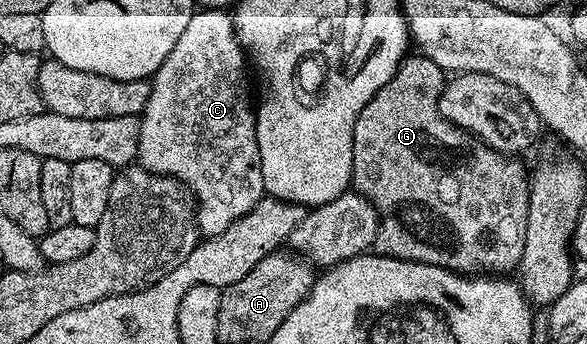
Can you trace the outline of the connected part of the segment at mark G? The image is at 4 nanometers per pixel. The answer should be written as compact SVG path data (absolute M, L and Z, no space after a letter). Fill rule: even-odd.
M412 53L400 64L399 69L374 93L372 100L365 105L362 113L358 113L358 121L354 121L354 141L352 142L352 181L351 186L365 195L376 207L380 215L380 228L376 230L375 250L381 255L389 255L391 259L409 259L415 263L438 265L447 271L457 271L460 275L469 277L500 277L505 273L512 273L520 266L524 238L526 237L526 221L528 220L528 192L530 190L529 172L524 172L524 167L516 157L502 155L498 151L480 149L473 159L460 159L453 167L440 167L440 93L442 90L442 72L434 61L424 55Z

